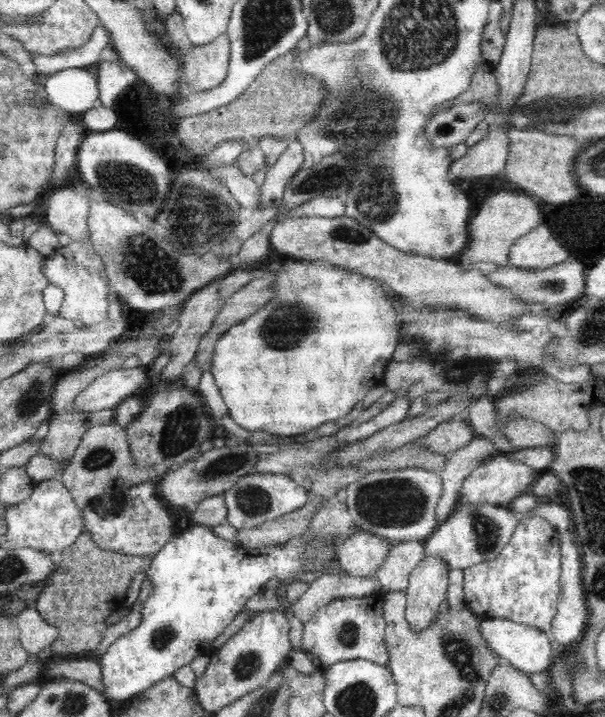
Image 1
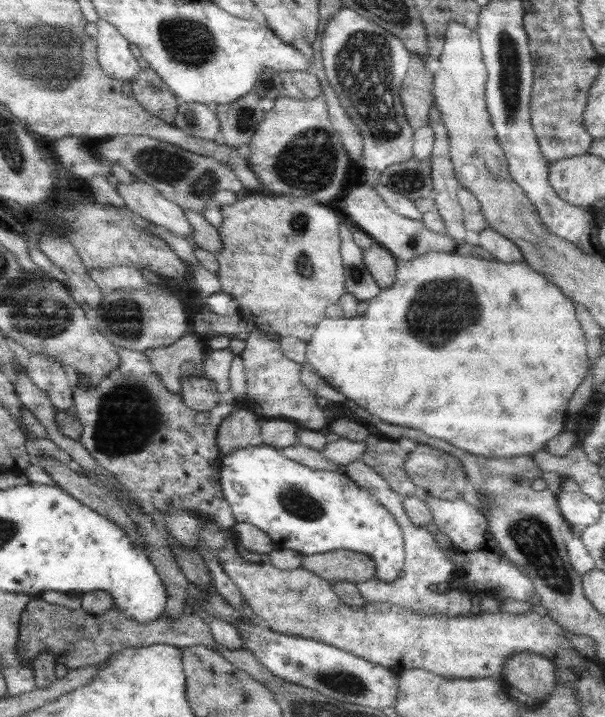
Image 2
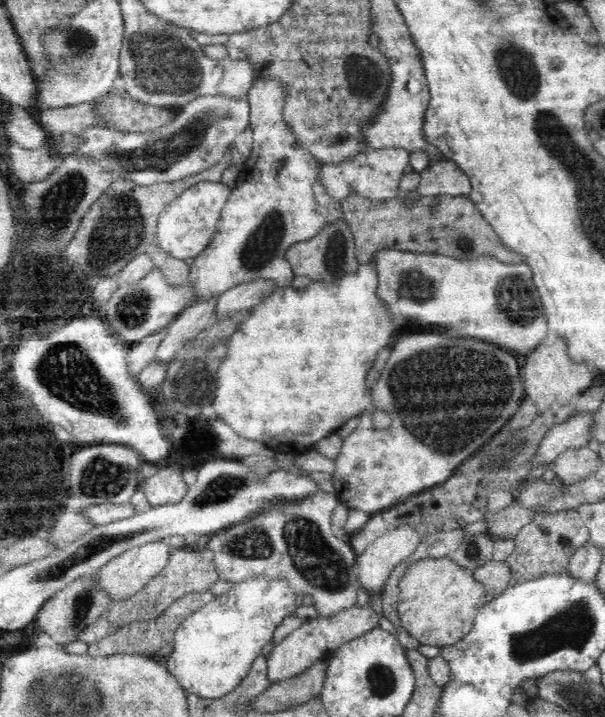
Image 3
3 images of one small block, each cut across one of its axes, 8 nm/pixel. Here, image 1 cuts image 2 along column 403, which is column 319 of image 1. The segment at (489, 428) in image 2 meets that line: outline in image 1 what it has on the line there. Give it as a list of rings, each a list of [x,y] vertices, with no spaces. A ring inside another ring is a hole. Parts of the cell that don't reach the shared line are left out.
[[[285,257],[277,264],[268,264],[267,269],[269,267],[277,276],[277,288],[275,289],[277,296],[272,298],[262,310],[254,312],[246,320],[242,320],[241,323],[226,330],[214,348],[210,372],[228,407],[229,415],[239,426],[246,430],[264,430],[264,432],[270,432],[276,436],[298,436],[298,434],[306,434],[312,428],[318,428],[326,422],[333,422],[346,416],[354,408],[354,404],[358,404],[371,388],[382,384],[386,366],[400,340],[397,312],[391,302],[389,291],[382,286],[380,281],[336,266],[330,261],[306,261]]]

